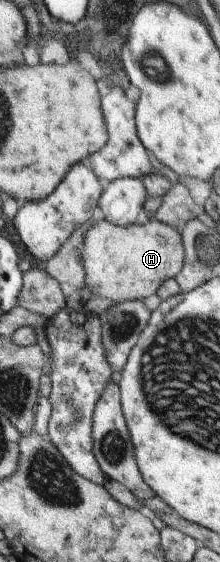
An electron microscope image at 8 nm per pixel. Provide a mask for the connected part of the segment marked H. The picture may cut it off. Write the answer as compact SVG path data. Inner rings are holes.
M100 216L83 234L80 257L84 270L84 285L91 292L91 300L109 299L112 304L139 301L151 294L168 278L181 270L184 252L180 234L174 227L155 218L145 224L125 226L111 224Z

